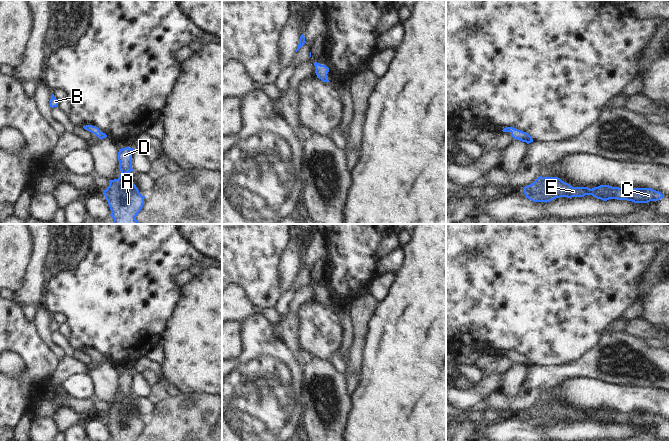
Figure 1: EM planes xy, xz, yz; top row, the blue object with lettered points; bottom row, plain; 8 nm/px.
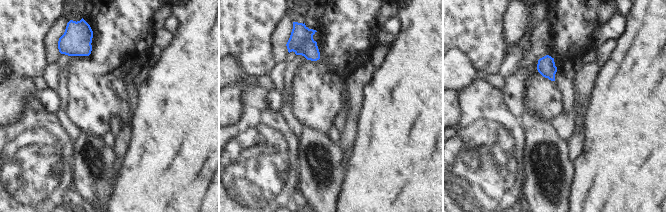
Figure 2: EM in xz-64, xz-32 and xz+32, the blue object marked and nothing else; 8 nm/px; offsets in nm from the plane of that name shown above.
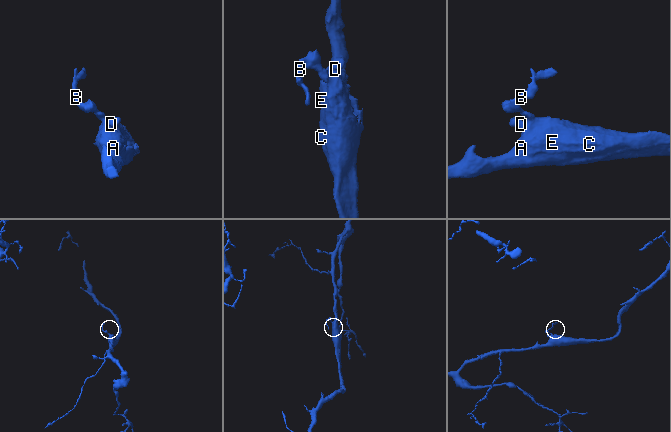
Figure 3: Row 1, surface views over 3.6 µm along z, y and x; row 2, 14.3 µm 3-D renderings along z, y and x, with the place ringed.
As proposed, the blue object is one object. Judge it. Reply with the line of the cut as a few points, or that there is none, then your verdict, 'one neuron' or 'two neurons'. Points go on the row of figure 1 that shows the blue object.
cut none; one neuron

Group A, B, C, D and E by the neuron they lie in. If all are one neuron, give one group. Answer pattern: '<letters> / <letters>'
A B C D E

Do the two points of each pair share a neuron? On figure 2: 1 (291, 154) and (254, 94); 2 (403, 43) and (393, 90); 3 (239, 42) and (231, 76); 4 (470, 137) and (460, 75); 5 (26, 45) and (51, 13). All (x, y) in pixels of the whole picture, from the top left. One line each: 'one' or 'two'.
1: one
2: one
3: two
4: two
5: one

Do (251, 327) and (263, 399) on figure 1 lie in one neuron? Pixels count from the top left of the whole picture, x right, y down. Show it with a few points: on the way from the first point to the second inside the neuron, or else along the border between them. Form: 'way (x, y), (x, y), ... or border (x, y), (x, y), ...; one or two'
way (259, 345), (263, 355), (263, 381); one

